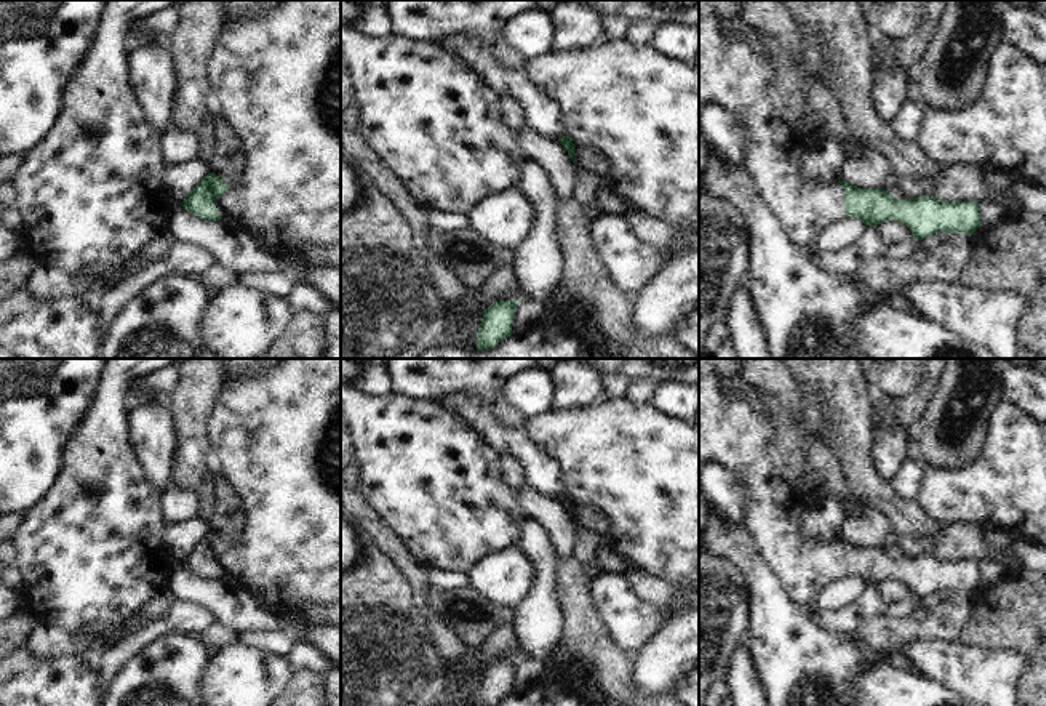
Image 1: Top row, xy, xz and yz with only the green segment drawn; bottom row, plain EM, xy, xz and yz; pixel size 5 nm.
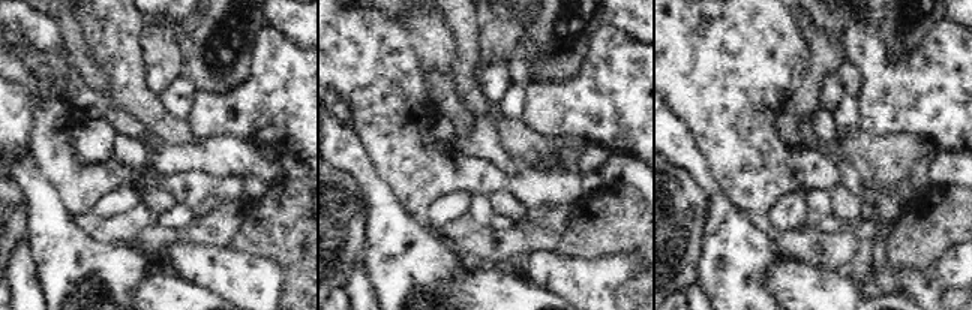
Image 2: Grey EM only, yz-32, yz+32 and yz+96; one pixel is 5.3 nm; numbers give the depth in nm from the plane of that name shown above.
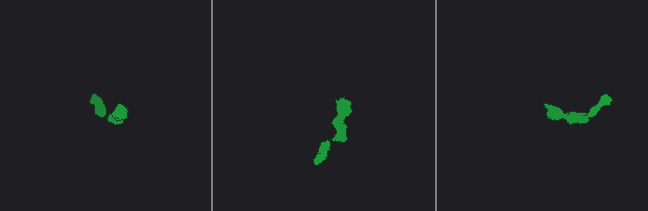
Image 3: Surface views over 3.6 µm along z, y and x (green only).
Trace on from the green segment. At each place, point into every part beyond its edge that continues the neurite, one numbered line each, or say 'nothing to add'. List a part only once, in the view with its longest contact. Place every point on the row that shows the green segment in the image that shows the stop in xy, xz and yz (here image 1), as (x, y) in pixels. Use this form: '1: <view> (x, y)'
1: xy (277, 76)

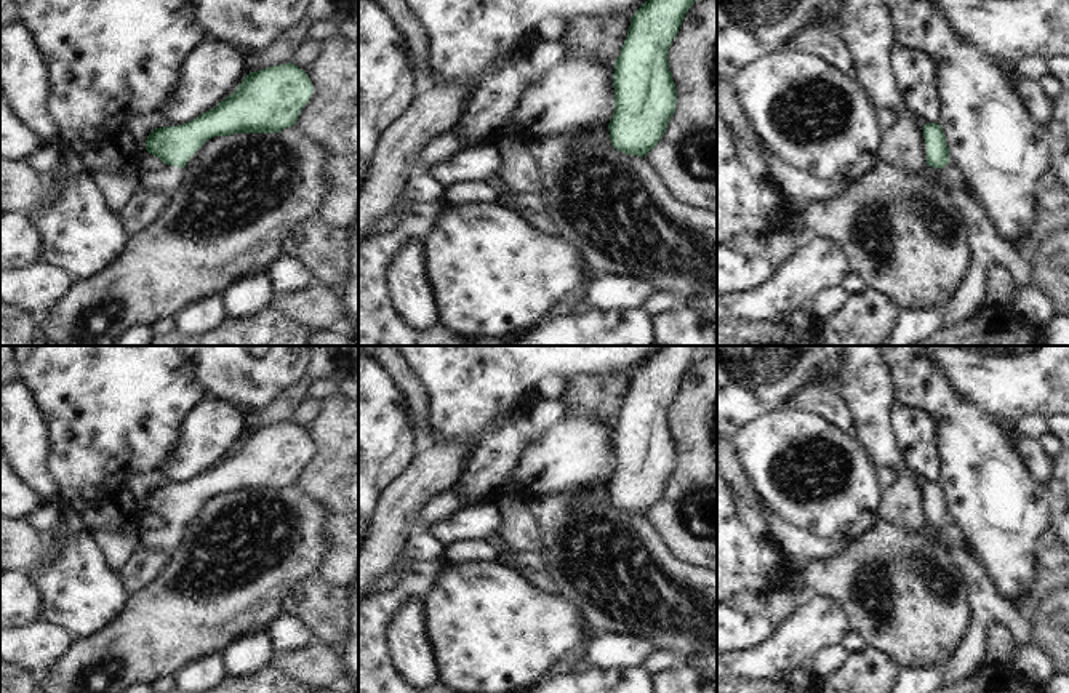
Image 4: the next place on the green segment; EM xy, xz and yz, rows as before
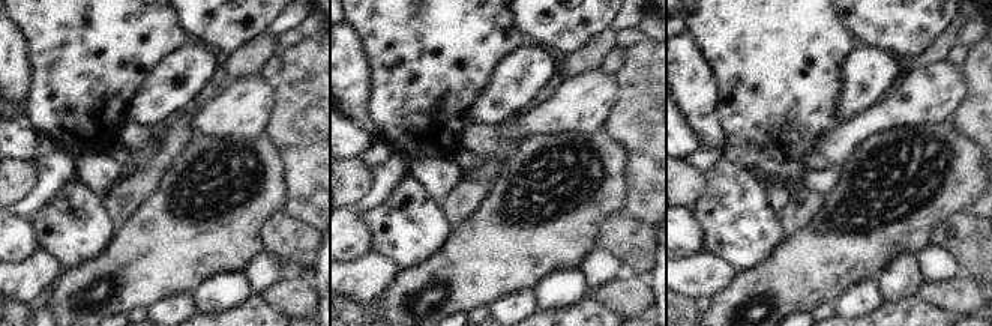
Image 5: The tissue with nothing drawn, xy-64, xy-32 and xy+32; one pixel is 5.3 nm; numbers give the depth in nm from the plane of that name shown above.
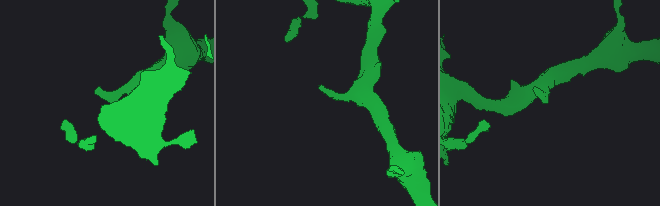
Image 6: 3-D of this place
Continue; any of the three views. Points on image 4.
1: xy (167, 180)

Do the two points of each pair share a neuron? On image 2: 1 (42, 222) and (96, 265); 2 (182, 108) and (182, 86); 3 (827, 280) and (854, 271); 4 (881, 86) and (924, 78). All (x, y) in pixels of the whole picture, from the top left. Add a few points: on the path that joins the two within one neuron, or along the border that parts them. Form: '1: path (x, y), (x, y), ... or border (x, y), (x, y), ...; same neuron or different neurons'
1: path (56, 235), (74, 253), (83, 258); same neuron
2: path (179, 102), (176, 95), (179, 92); same neuron
3: border (846, 273), (858, 291), (870, 288); different neurons
4: path (891, 86), (914, 86); same neuron

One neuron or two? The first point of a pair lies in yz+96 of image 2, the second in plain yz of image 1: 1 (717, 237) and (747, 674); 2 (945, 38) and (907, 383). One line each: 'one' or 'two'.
1: two
2: two

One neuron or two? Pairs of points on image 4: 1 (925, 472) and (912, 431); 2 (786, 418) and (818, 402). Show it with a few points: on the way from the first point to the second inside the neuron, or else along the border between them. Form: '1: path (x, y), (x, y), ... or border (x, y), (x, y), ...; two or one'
1: path (925, 463), (919, 440); one
2: border (786, 404), (820, 415), (836, 426); two

